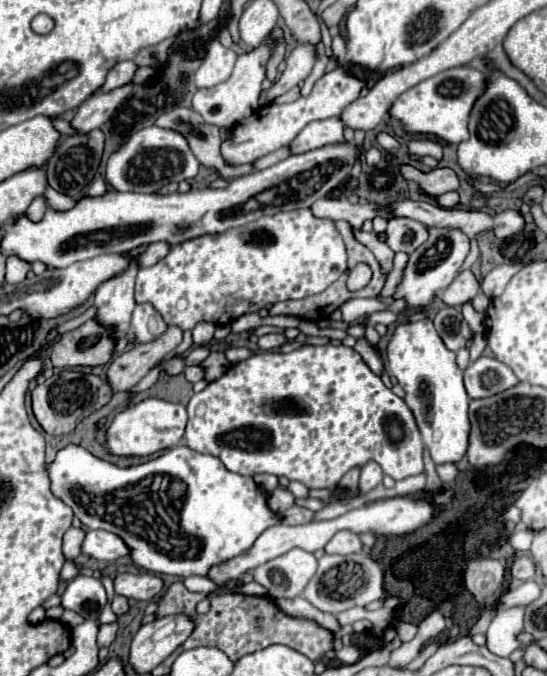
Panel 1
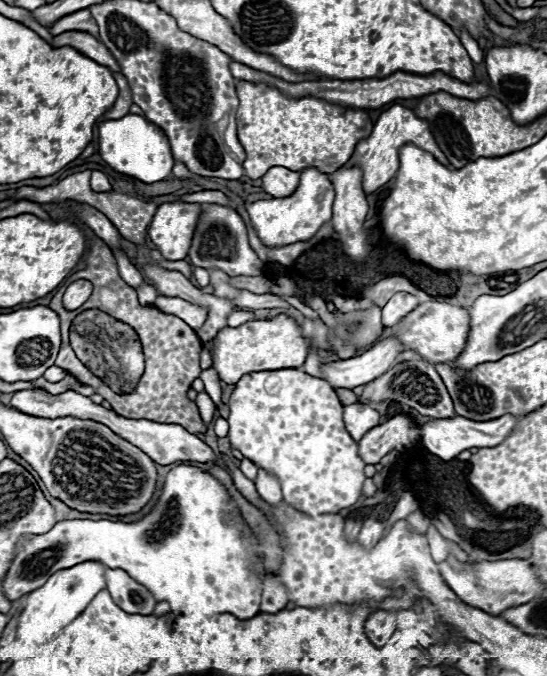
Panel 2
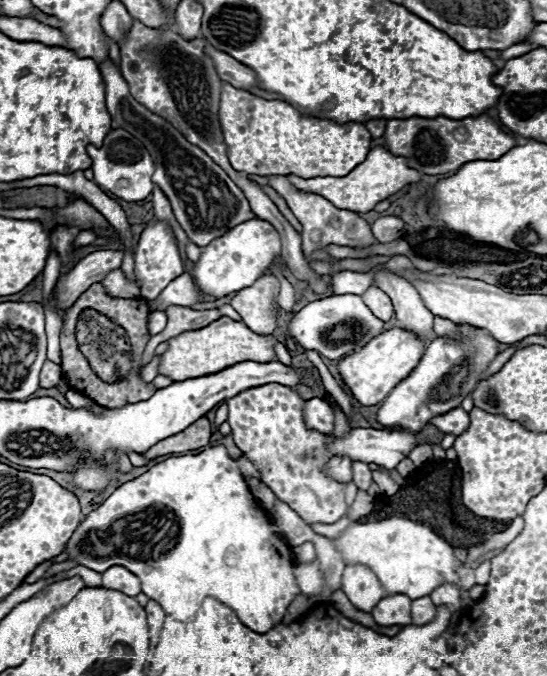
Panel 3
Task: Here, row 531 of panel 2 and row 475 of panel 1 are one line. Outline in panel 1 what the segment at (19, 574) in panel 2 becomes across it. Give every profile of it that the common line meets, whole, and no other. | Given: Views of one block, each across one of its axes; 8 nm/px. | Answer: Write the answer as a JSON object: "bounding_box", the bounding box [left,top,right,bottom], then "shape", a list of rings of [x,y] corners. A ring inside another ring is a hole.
{"bounding_box":[48,444,276,578],"shape":[[[70,444],[56,454],[48,472],[52,492],[74,510],[86,528],[118,534],[130,546],[132,560],[140,568],[156,574],[174,574],[184,578],[192,574],[206,576],[214,564],[222,564],[246,552],[266,528],[276,524],[276,518],[266,504],[266,492],[256,486],[252,476],[232,474],[216,456],[200,454],[188,446],[174,446],[144,464],[118,468],[94,458],[86,448]]]}

